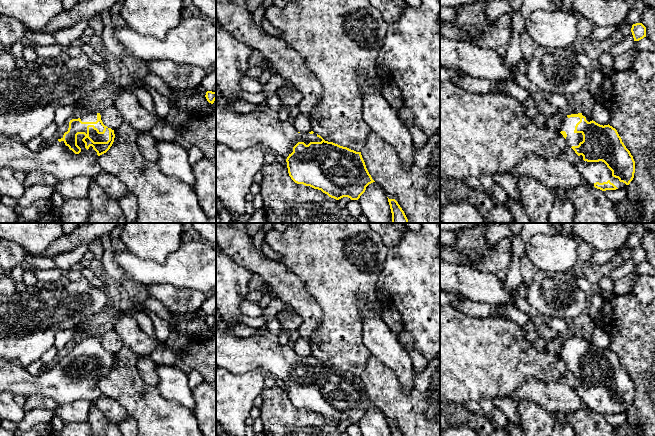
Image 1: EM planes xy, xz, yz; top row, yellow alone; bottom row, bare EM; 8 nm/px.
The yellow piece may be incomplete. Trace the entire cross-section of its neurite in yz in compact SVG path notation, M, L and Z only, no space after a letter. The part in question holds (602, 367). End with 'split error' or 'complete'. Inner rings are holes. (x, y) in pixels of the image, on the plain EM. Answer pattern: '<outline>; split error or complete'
M585 334L562 341L560 357L580 381L576 392L591 410L616 414L626 412L633 404L633 380L609 348L596 347Z; split error

